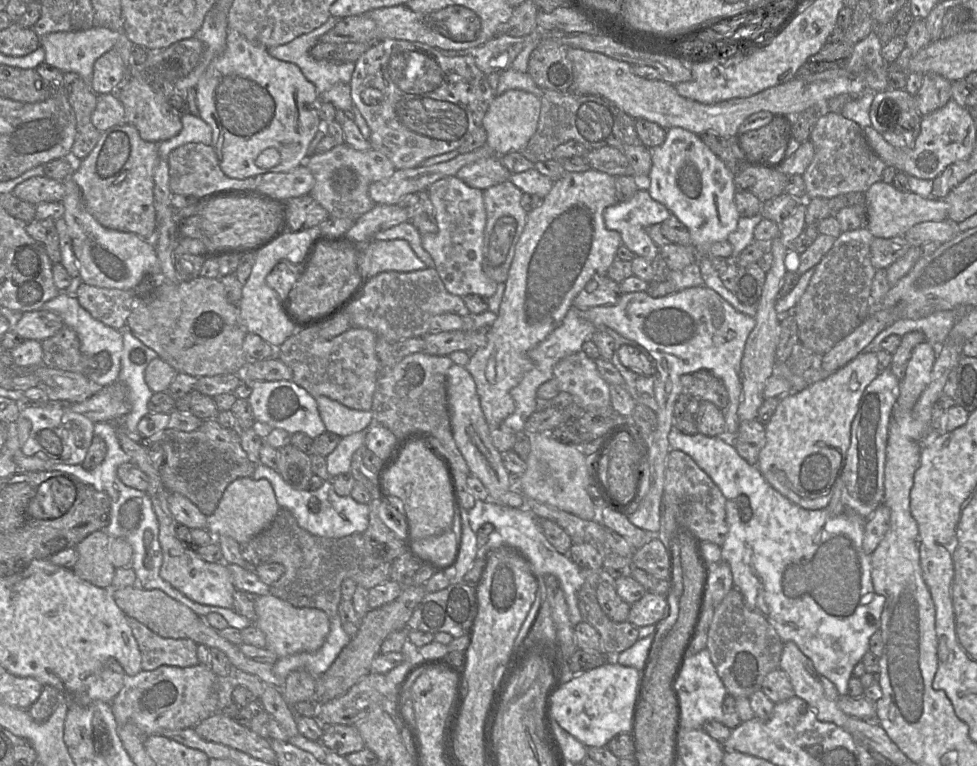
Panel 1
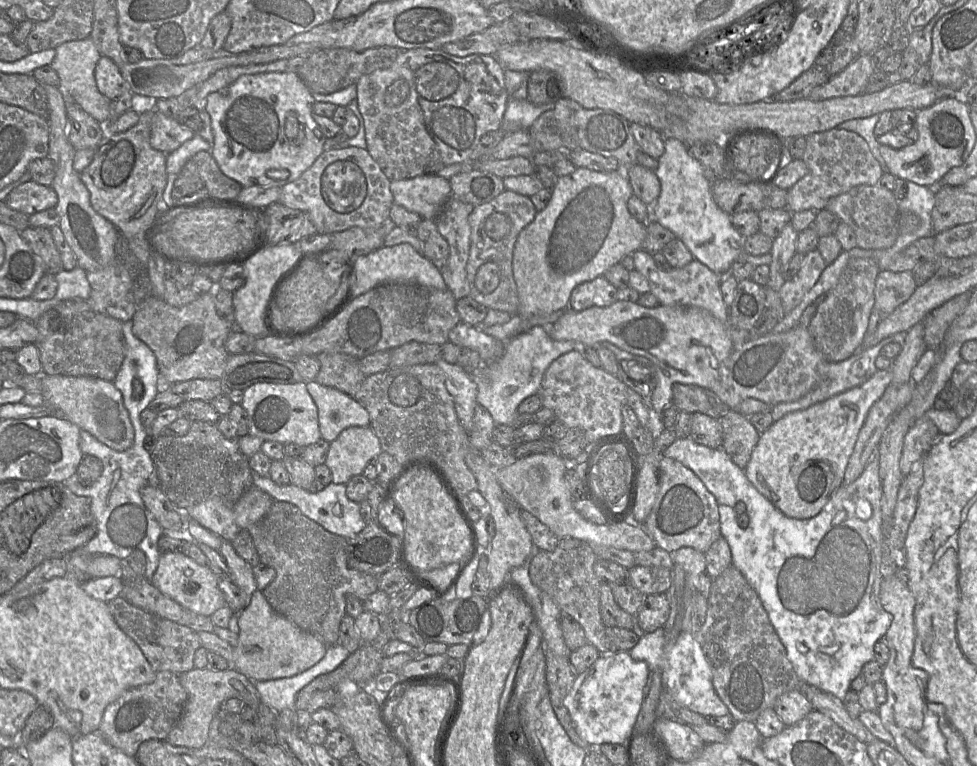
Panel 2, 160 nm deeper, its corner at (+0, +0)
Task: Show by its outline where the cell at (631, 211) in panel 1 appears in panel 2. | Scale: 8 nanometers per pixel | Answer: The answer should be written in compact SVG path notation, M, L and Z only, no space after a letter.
M643 249L635 251L632 255L635 269L648 281L650 292L663 306L698 307L707 310L721 322L730 325L728 311L721 290L721 277L707 266L694 259L682 268L673 268L662 271L656 265L652 255Z

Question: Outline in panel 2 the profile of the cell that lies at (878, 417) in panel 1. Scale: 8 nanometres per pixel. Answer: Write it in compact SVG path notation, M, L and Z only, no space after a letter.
M919 322L903 336L902 350L892 361L891 384L911 382L911 372L926 350L924 327L923 323Z

